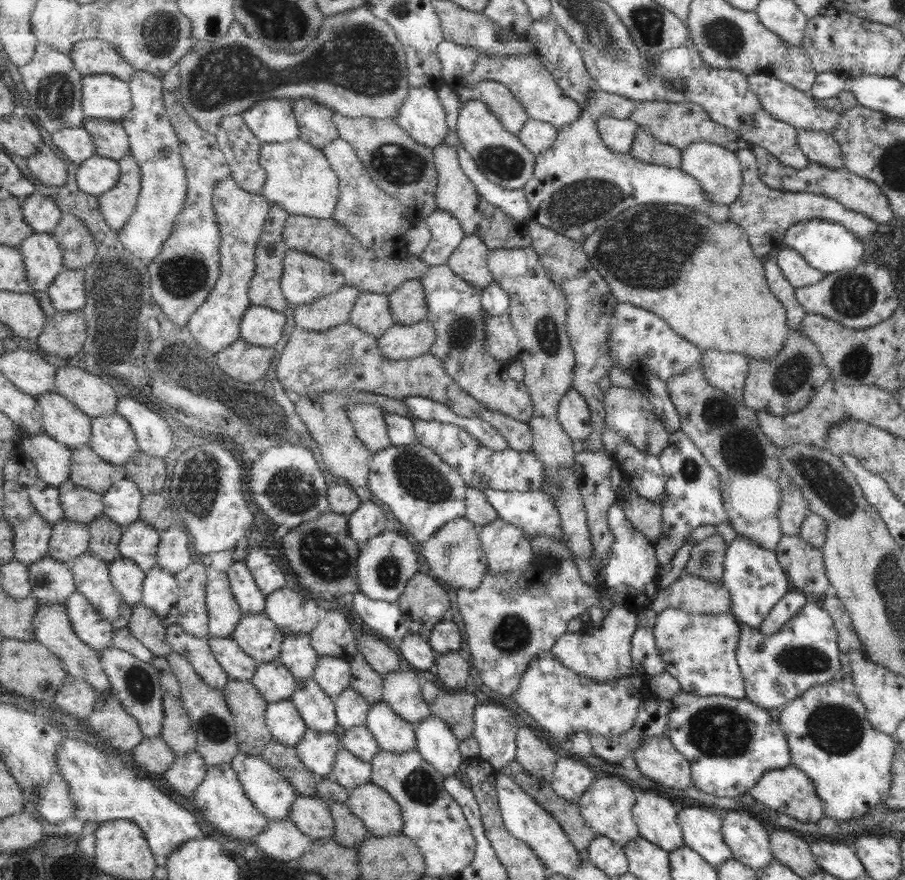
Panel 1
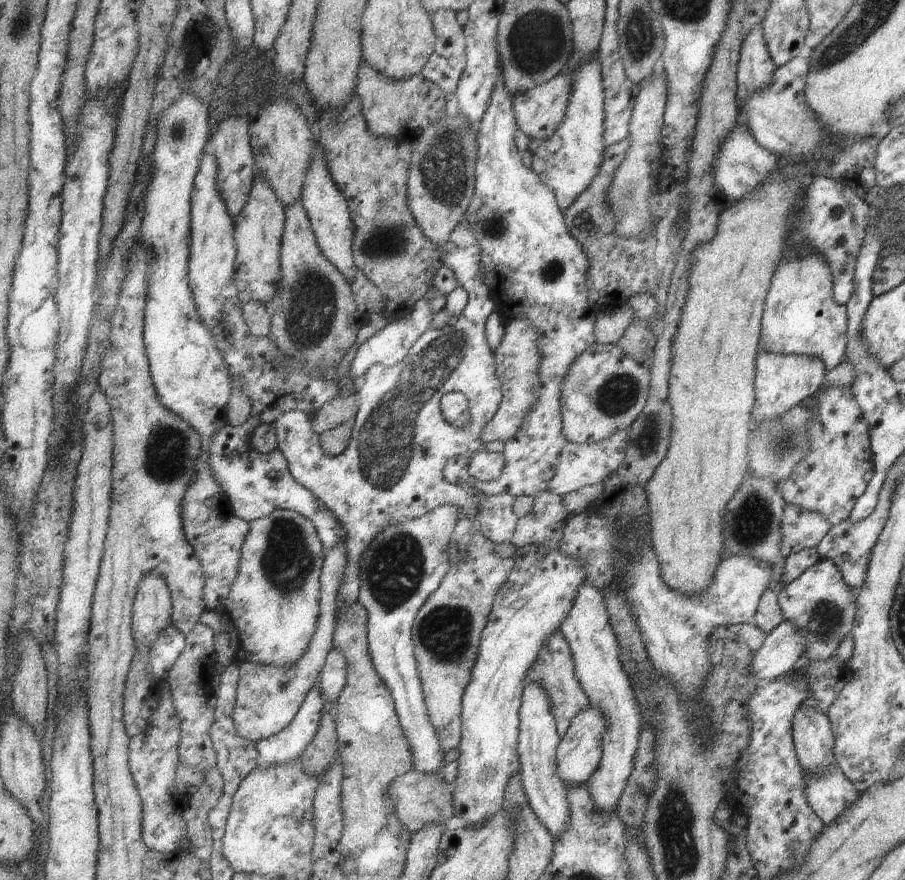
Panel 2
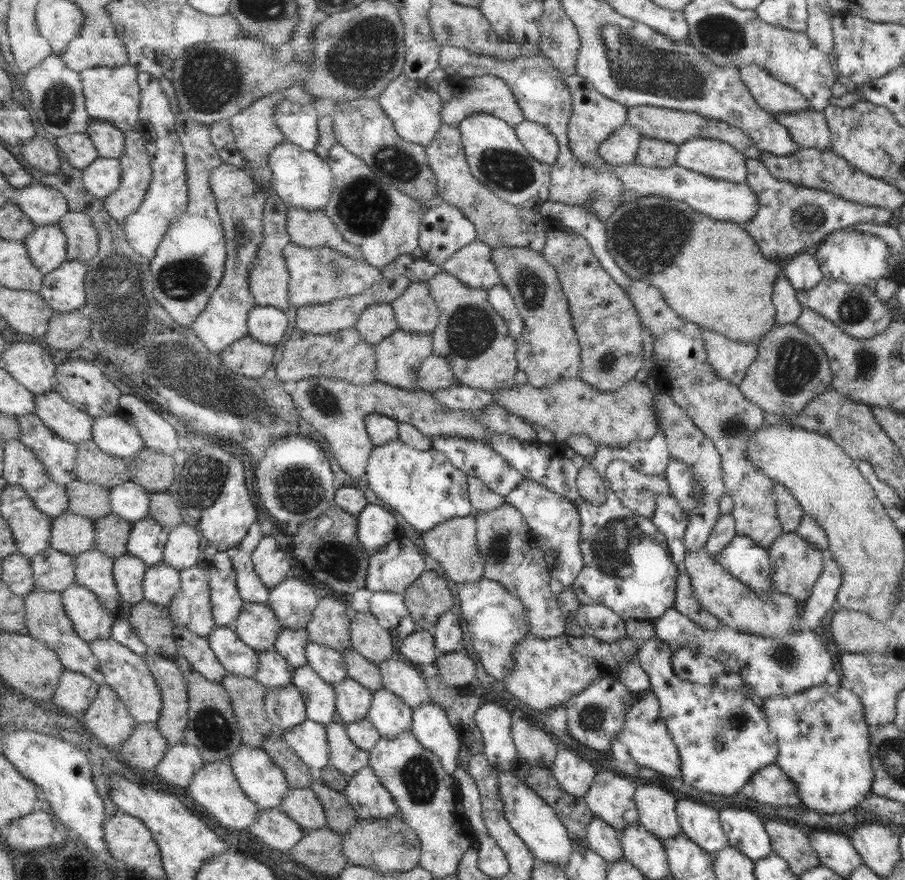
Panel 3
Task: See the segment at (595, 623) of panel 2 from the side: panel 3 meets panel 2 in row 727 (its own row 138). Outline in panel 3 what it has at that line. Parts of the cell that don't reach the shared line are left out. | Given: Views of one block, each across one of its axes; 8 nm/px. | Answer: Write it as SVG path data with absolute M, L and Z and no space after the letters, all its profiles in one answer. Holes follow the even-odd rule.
M629 123L620 126L599 147L599 154L611 166L633 164L638 157L639 148L644 135L638 128Z

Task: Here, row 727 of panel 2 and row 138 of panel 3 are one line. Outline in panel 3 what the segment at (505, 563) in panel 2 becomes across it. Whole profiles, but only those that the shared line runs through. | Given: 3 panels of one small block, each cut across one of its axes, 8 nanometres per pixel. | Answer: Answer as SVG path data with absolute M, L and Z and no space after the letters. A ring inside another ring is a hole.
M443 123L435 140L426 146L431 168L438 178L438 194L447 204L455 206L465 213L465 216L475 223L478 240L486 242L492 248L519 247L543 252L548 240L545 217L539 208L515 206L499 198L491 188L479 182L470 170L466 150L462 141L462 130L459 127Z

